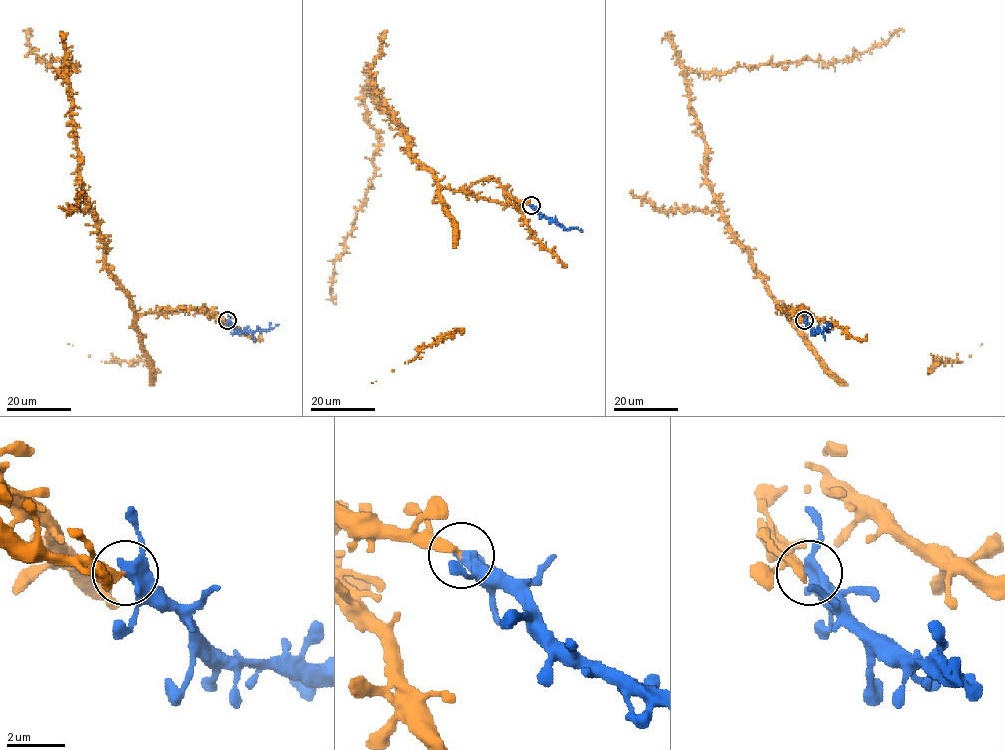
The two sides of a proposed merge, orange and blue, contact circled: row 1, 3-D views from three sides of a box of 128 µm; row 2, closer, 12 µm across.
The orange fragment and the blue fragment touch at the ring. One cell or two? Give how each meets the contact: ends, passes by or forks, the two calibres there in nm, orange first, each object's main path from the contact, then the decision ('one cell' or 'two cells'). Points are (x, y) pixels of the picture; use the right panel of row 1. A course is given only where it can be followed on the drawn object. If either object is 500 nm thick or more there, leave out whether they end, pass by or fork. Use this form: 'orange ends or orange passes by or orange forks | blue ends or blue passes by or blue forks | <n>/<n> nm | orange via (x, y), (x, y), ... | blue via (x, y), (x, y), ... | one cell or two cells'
orange ends | blue passes by | 300/380 nm | orange via (804, 321), (804, 309), (786, 313), (776, 300), (714, 194), (685, 72), (804, 59), (831, 64), (903, 31) | blue via (804, 321), (819, 331), (828, 330), (832, 324) | one cell

